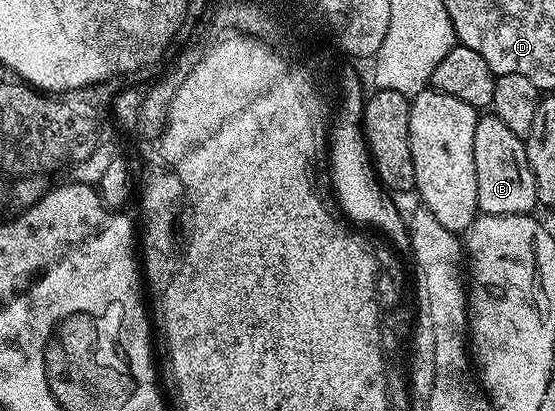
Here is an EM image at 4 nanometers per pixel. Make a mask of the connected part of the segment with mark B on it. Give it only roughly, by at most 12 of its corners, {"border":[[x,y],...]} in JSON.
{"border":[[488,112],[474,128],[476,209],[537,209],[524,139]]}

